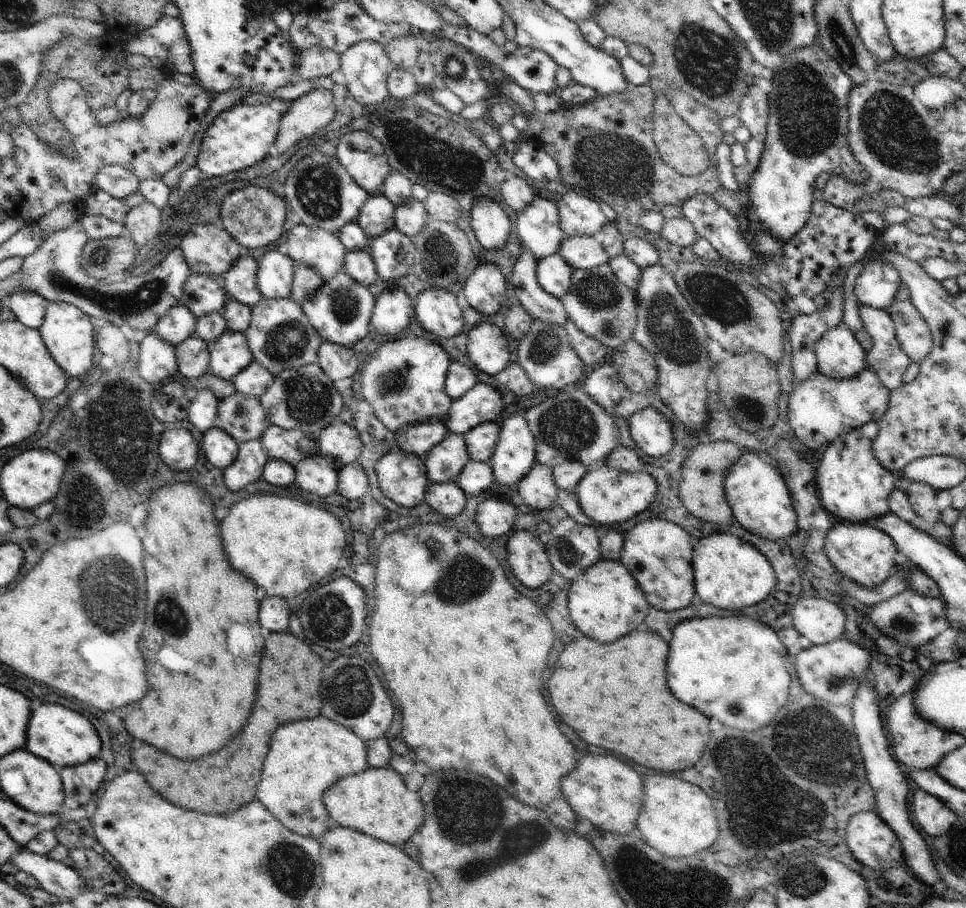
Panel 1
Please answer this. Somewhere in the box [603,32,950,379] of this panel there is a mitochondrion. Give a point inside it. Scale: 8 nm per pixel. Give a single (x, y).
(806, 109)

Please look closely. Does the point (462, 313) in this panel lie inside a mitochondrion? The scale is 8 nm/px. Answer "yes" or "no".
no

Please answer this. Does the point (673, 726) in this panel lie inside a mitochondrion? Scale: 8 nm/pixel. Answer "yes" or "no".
no

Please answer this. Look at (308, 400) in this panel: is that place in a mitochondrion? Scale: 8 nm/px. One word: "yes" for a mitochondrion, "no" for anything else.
yes

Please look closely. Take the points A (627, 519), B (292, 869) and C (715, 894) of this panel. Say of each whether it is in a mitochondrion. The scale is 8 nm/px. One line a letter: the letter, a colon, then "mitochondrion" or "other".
A: other
B: mitochondrion
C: mitochondrion

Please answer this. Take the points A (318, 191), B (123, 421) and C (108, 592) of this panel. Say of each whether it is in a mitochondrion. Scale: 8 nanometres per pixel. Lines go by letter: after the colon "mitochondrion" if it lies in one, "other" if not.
A: mitochondrion
B: mitochondrion
C: mitochondrion

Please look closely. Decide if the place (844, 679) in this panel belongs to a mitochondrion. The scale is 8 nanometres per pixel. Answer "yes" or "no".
yes

